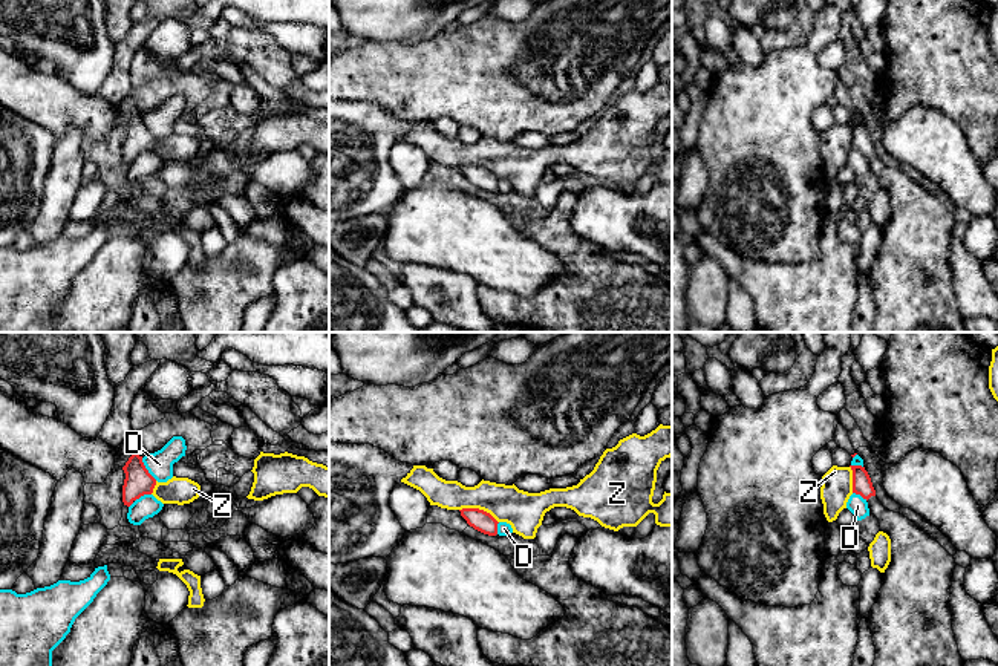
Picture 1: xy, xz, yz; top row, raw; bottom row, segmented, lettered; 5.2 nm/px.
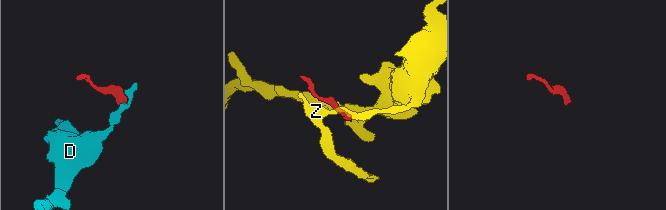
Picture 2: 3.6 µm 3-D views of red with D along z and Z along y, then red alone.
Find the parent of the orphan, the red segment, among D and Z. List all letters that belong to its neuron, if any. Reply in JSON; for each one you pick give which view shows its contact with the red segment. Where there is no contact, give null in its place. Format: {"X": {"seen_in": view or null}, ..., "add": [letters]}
{"add": []}

